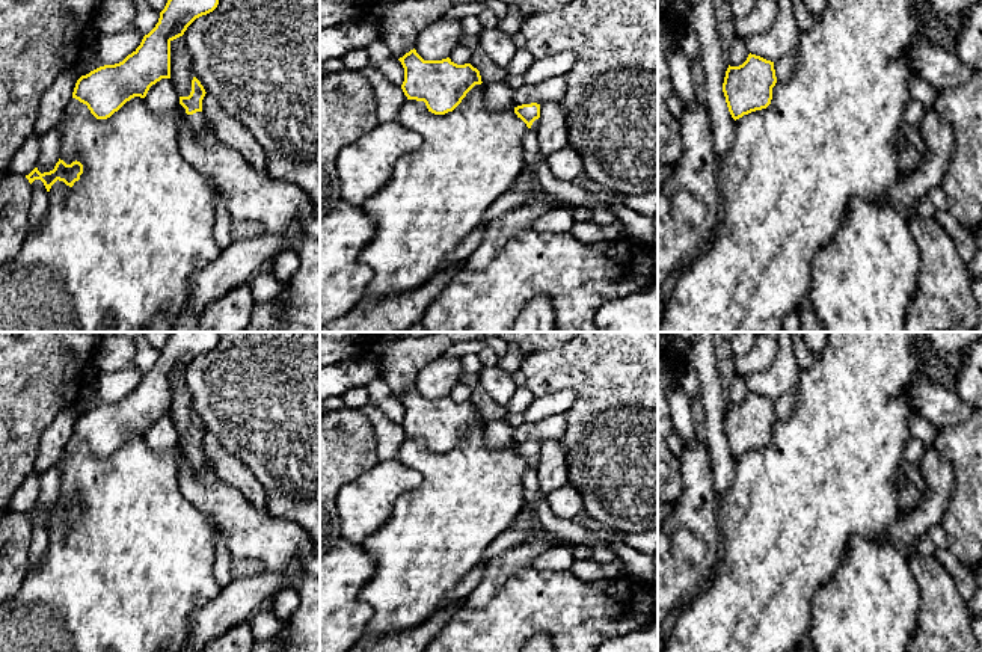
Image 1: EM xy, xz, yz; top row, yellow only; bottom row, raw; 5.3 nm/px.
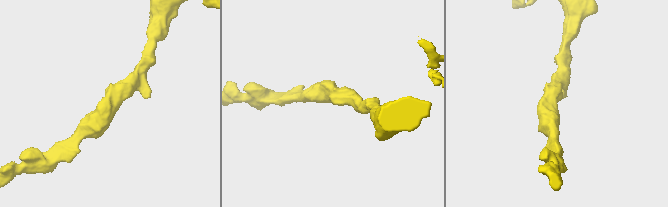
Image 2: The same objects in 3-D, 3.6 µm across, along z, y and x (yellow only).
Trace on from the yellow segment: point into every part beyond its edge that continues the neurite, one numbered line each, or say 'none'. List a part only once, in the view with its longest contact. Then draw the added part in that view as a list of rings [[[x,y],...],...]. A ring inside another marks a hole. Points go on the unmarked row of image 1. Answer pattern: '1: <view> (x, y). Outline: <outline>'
1: xy (196, 458). Outline: [[[196,450],[193,453],[187,453],[187,457],[192,463],[192,468],[195,471],[199,471],[202,468],[202,463],[204,463],[204,450]]]

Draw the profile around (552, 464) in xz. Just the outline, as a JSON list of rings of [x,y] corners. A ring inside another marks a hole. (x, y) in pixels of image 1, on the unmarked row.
[[[558,439],[540,442],[537,477],[537,498],[534,501],[525,501],[519,516],[489,545],[478,564],[489,563],[496,555],[519,546],[532,534],[537,528],[535,503],[540,498],[546,498],[554,489],[569,483],[566,450]]]

